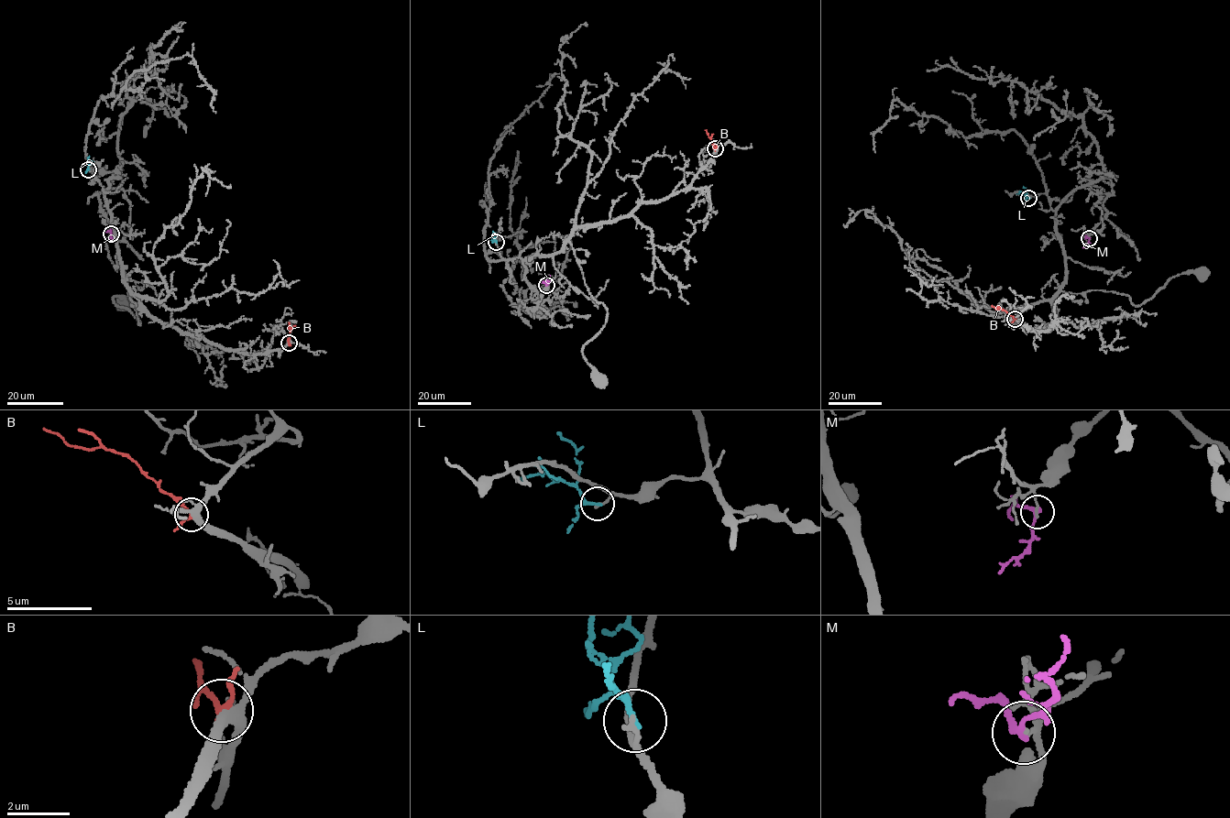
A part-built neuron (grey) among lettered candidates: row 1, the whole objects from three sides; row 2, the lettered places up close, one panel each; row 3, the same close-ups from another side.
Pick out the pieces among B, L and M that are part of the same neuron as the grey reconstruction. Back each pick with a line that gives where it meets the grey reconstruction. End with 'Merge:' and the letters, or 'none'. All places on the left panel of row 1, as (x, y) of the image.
Merge: none

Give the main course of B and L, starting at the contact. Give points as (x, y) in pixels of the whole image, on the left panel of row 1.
B: (289, 343), (289, 322)
L: (88, 169), (89, 156)

